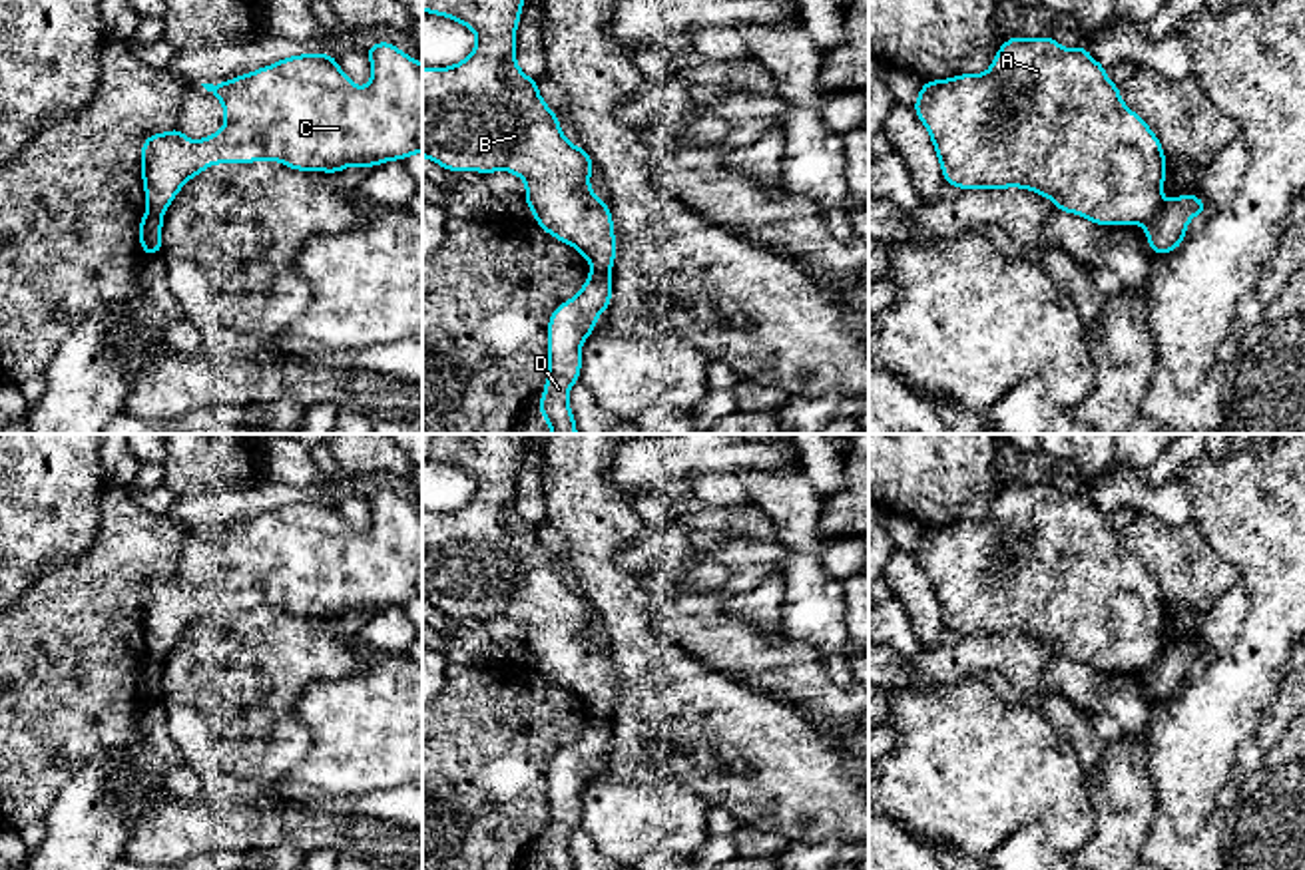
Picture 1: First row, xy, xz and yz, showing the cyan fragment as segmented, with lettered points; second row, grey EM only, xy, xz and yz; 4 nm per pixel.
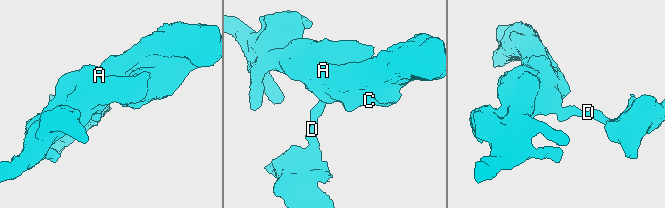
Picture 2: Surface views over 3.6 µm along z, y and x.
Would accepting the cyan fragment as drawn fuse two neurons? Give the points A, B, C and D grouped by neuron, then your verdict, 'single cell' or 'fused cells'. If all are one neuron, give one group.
A B C / D; fused cells

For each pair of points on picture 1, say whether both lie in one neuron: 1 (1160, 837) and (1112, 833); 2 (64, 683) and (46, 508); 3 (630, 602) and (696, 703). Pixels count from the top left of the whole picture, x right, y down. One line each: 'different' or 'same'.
1: different
2: different
3: same

